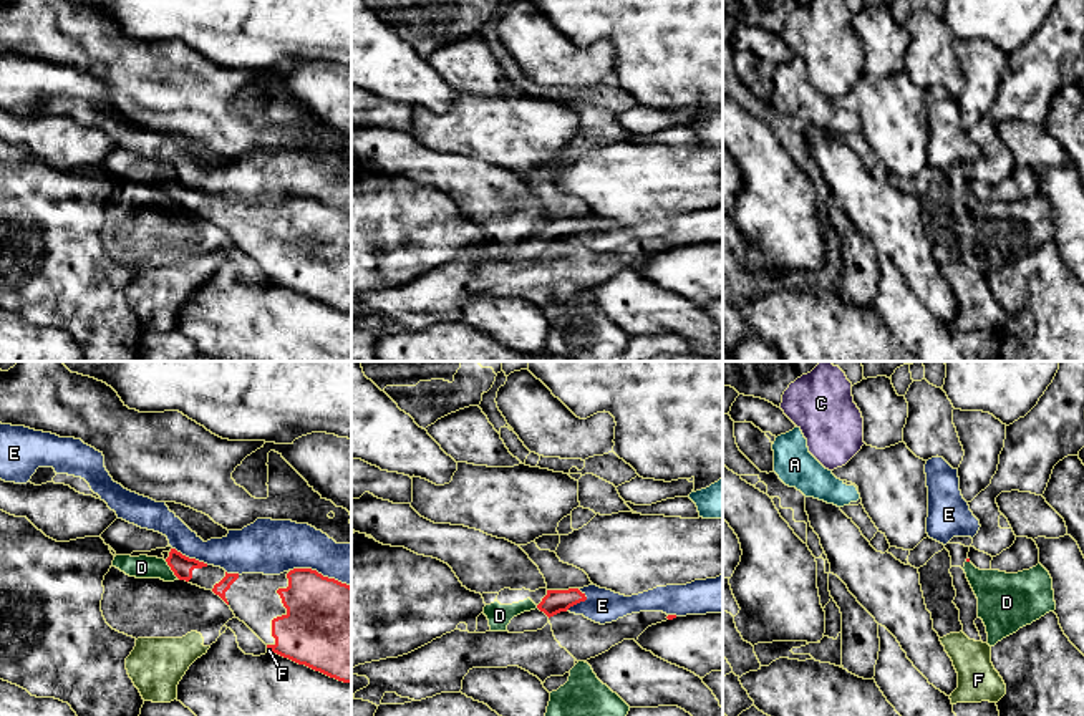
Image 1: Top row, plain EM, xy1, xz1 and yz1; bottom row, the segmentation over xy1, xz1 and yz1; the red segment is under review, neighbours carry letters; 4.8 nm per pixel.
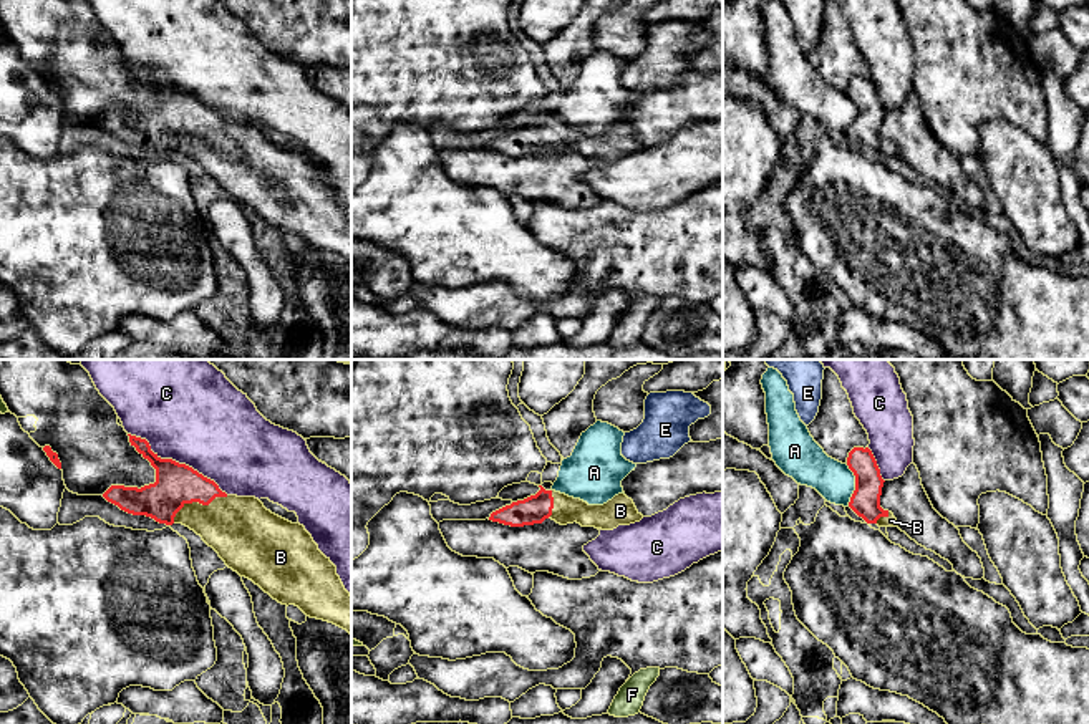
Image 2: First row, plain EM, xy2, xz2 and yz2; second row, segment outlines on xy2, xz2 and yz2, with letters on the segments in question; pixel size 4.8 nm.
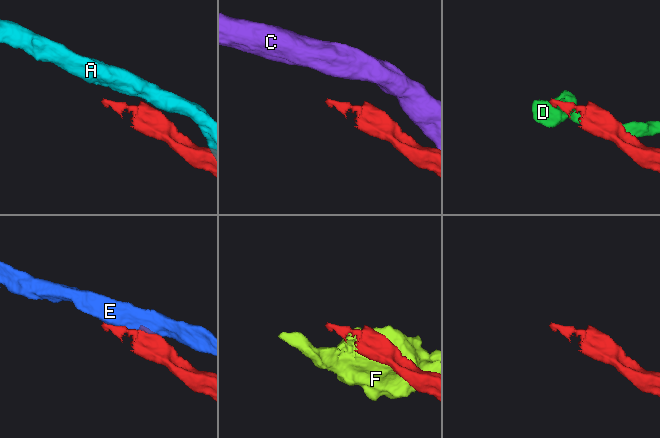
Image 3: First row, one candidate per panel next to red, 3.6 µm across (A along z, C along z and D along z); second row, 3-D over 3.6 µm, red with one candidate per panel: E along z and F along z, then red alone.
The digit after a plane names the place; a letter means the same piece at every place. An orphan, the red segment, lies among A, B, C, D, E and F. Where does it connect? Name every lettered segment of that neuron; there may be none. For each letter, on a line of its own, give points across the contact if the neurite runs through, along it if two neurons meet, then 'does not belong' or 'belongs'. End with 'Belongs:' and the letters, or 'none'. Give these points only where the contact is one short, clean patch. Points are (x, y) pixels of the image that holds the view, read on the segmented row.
A: does not belong
B: across xy2 (176, 484), (198, 501), (209, 512), (239, 529) | belongs
C: does not belong
D: along xy1 (164, 561), (178, 577) | does not belong
E: does not belong
F: does not belong
Belongs: B

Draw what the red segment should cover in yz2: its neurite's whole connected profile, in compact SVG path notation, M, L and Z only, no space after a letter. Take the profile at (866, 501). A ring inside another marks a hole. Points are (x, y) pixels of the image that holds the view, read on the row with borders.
M854 447L849 452L847 466L855 475L855 490L849 507L867 524L878 527L897 527L897 519L892 512L880 507L883 479L877 461L869 447Z

